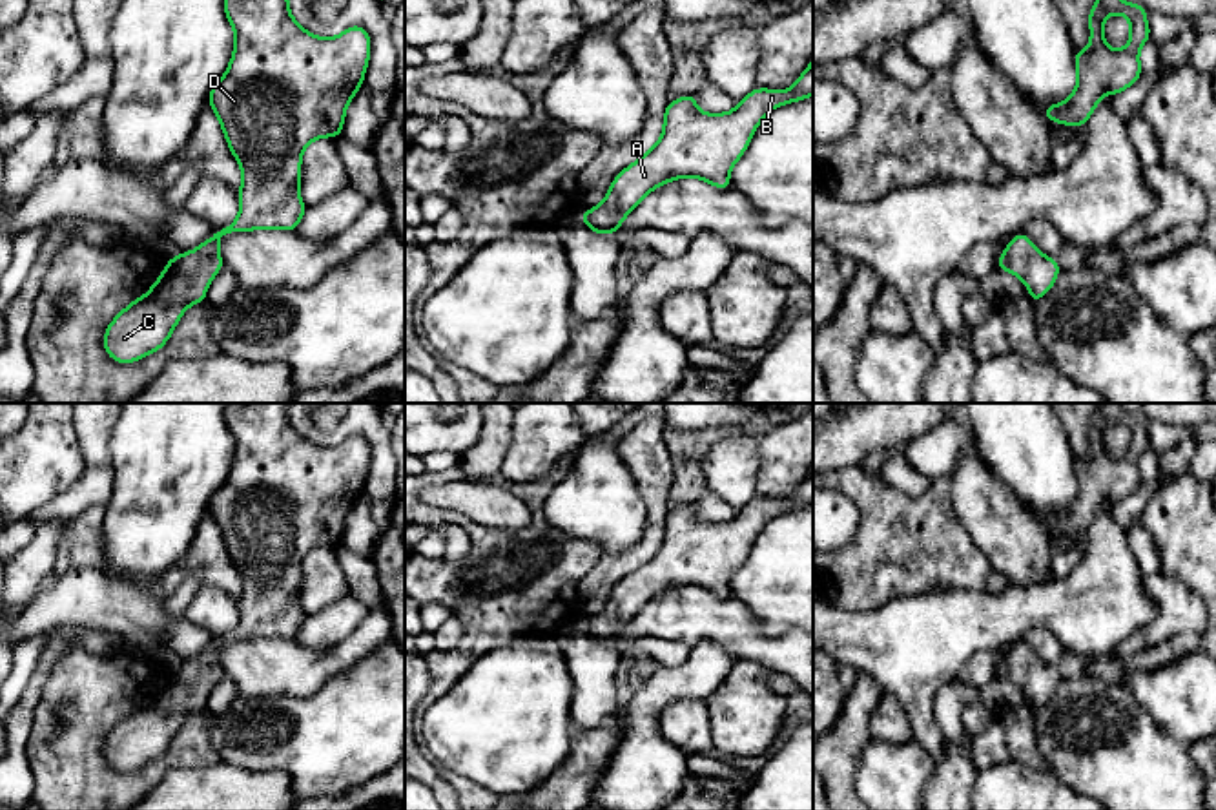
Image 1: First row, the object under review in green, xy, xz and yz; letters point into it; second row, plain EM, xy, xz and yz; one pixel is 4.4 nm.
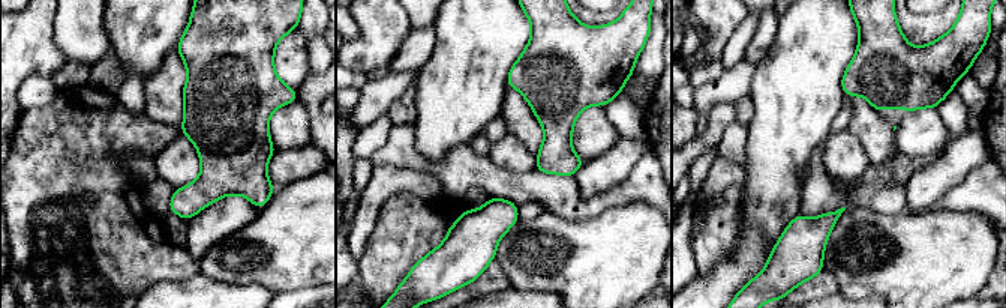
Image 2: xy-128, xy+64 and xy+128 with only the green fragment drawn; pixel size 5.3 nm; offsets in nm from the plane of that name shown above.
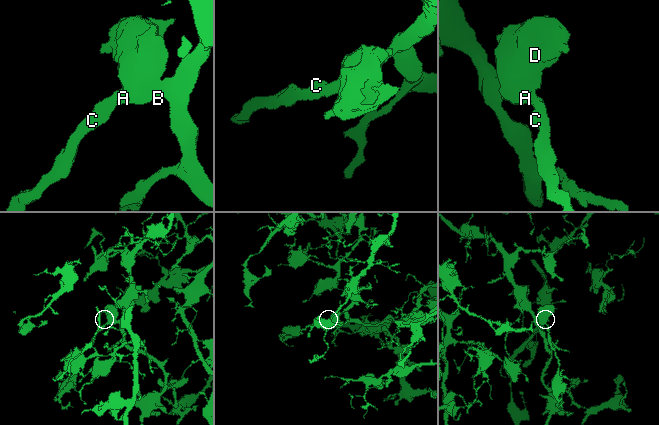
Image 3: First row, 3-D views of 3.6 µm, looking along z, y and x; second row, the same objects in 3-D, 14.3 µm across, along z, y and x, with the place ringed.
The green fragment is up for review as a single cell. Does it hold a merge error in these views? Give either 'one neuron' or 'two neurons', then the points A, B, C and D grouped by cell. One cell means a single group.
one neuron; groups A B C D

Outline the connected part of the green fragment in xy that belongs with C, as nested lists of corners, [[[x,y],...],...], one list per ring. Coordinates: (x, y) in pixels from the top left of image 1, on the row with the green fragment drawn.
[[[224,0],[224,13],[233,27],[235,47],[224,77],[210,89],[208,104],[242,170],[237,190],[241,212],[197,250],[168,259],[149,292],[115,316],[102,345],[119,363],[140,361],[162,348],[184,310],[206,301],[208,285],[224,266],[219,254],[222,235],[246,230],[295,232],[308,208],[299,197],[301,153],[315,139],[343,133],[346,106],[363,86],[370,58],[365,27],[348,26],[335,38],[315,36],[294,20],[288,0]]]

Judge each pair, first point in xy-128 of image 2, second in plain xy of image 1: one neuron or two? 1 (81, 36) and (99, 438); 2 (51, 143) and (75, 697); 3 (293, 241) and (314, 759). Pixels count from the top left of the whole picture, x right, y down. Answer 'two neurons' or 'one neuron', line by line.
1: one neuron
2: one neuron
3: one neuron

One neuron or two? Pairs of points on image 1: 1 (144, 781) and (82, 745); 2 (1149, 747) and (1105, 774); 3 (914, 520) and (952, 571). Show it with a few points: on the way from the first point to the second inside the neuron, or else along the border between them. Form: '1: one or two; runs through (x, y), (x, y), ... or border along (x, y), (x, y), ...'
1: one; runs through (128, 781), (112, 781), (92, 761)
2: one; runs through (1138, 758), (1116, 763)
3: one; runs through (917, 533), (943, 559)

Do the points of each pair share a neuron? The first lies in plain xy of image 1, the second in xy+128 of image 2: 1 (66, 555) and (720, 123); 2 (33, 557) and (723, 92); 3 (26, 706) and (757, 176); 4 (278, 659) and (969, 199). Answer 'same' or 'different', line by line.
1: different
2: same
3: different
4: same

